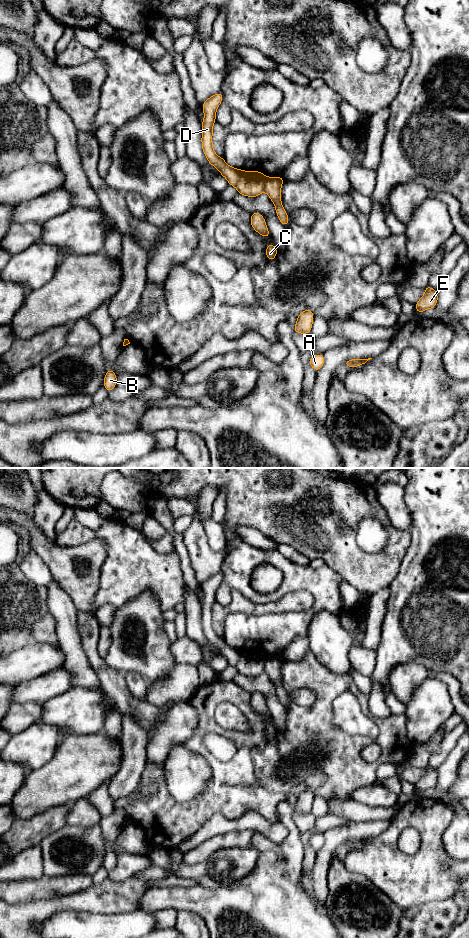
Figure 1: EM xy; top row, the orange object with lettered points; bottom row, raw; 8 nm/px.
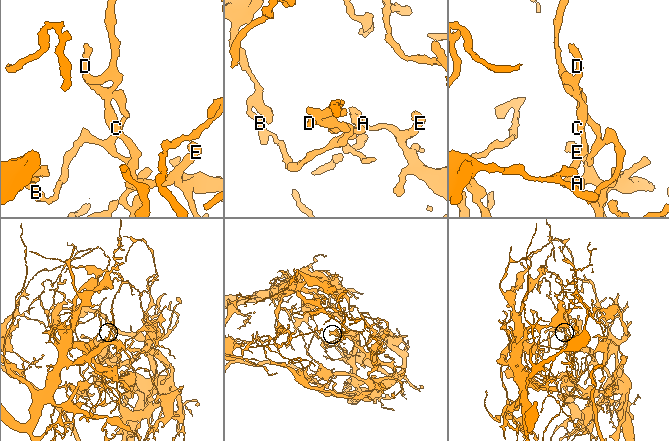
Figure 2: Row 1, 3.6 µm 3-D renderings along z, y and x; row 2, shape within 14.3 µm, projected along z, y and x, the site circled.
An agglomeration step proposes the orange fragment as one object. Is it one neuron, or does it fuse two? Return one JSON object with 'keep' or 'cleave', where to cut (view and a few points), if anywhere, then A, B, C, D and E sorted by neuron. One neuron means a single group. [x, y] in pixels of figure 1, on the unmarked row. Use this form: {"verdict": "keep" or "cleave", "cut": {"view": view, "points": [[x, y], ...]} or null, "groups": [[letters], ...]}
{"verdict": "cleave", "cut": {"view": "xy", "points": [[266, 657], [263, 671]]}, "groups": [["A", "C", "D", "E"], ["B"]]}

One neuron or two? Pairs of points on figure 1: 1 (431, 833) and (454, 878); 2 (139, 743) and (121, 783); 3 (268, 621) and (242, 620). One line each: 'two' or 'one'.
1: one
2: one
3: one

